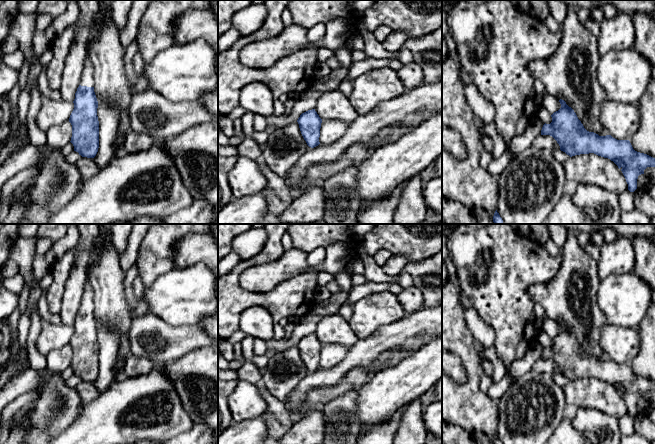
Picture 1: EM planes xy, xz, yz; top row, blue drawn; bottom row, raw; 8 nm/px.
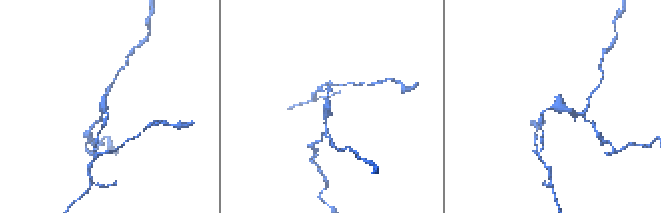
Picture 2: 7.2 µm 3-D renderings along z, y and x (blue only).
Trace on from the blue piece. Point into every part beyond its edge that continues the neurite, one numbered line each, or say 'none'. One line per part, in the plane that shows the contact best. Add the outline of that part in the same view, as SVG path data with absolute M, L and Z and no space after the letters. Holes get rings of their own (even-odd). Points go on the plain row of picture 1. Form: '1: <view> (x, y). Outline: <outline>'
1: xy (86, 303). Outline: M87 278L79 309L94 311L95 306L93 303L93 294L94 294L94 290L92 286L90 285L90 282Z

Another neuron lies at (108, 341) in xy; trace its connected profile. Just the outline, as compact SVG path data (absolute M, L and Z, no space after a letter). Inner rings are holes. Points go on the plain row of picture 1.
M109 326L98 328L99 372L94 381L96 389L101 394L109 389L123 373L116 373L116 359L120 346L120 338Z

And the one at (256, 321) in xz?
M260 305L246 308L239 320L239 329L246 335L266 342L274 338L274 325L270 312Z

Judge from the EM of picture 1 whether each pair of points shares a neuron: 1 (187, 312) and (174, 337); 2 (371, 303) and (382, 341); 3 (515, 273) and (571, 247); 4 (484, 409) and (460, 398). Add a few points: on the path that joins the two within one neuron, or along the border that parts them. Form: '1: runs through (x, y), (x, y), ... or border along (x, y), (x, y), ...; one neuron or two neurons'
1: border along (158, 317), (173, 325), (199, 325); two neurons
2: border along (400, 319), (385, 323), (368, 335), (359, 338); two neurons
3: border along (561, 253), (561, 266), (554, 278); two neurons
4: runs through (478, 409), (471, 409), (466, 404); one neuron

